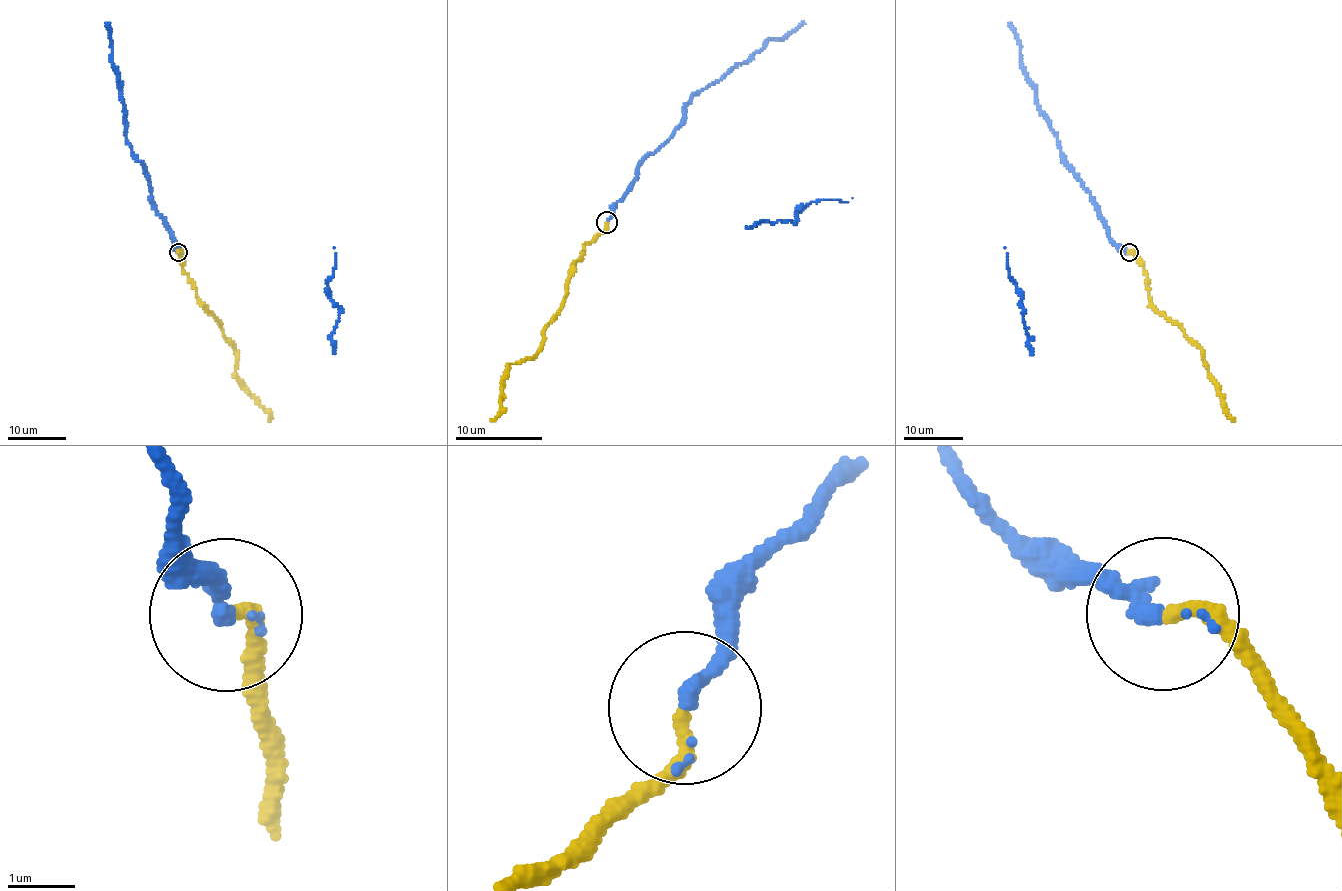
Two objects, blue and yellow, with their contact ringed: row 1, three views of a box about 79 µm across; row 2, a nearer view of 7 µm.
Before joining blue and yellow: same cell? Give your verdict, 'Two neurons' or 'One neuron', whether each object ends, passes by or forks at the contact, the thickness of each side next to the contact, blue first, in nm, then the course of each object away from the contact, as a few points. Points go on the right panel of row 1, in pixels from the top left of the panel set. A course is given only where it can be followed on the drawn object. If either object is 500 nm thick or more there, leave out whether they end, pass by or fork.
One neuron. At the ring blue passes by. At the ring yellow ends. Thickness 170 nm (blue) against 220 nm. Course of blue: (1129, 253), (1114, 244), (1091, 194), (1064, 161), (1008, 22). Course of yellow: (1129, 253), (1137, 257), (1146, 273), (1152, 306), (1201, 351), (1209, 375), (1217, 385), (1226, 413), (1233, 422)

